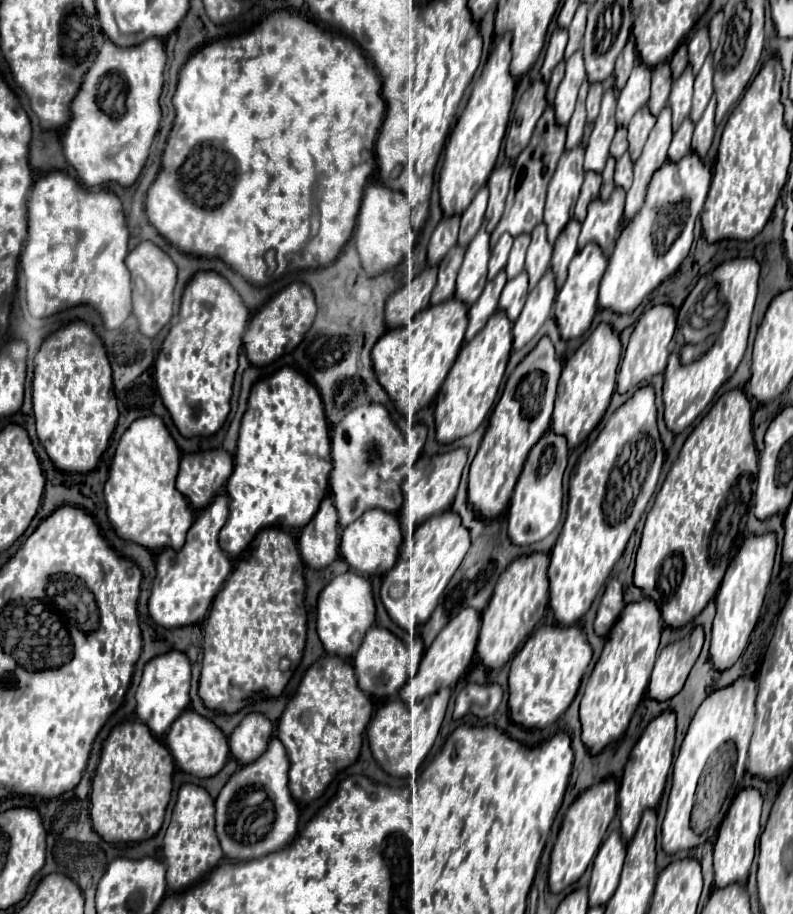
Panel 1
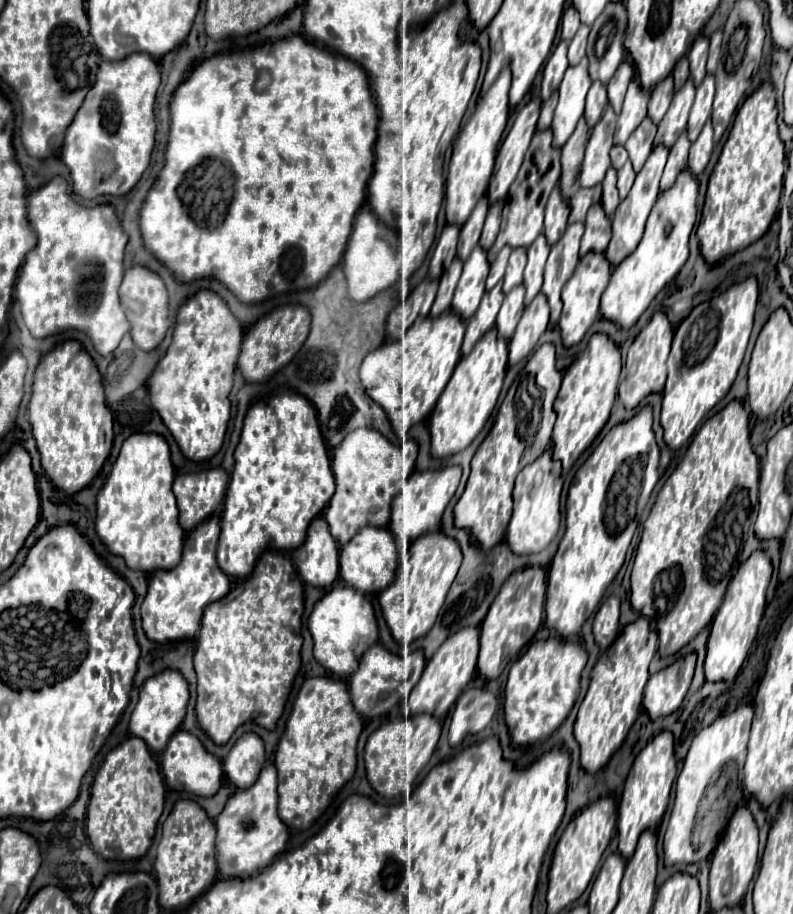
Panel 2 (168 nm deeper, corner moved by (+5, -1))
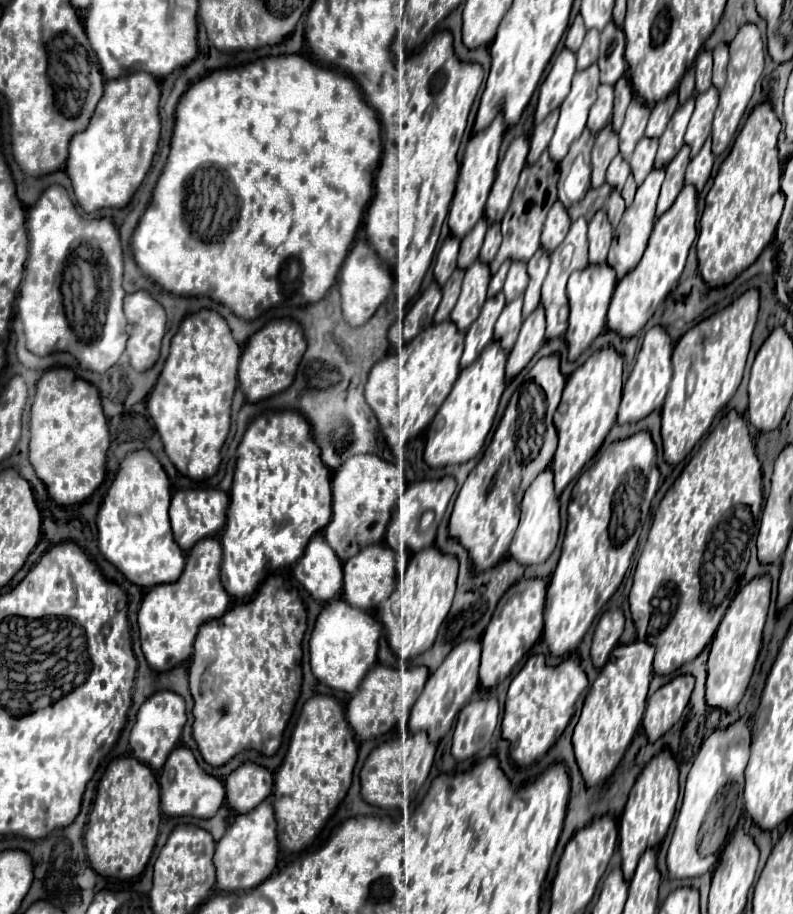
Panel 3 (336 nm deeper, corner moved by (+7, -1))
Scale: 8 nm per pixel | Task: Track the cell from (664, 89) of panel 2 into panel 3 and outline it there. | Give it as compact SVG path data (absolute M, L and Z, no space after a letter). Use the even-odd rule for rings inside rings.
M671 92L663 102L653 104L651 116L649 116L649 122L647 122L647 130L645 130L645 134L647 134L649 138L651 138L651 136L659 138L659 134L663 134L669 118L671 118L671 114L675 112L675 106L679 106L675 92Z

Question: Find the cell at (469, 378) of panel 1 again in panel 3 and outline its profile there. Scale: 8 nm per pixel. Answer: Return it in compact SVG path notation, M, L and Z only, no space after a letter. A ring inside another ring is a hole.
M493 340L485 346L483 354L471 366L461 370L459 378L455 380L449 396L441 404L427 432L425 462L431 468L467 462L481 450L493 426L499 398L505 390L505 362L507 362L507 352L501 348L499 340Z

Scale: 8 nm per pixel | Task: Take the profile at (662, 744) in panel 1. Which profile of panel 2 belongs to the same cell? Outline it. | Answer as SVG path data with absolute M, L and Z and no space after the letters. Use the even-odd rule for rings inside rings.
M661 732L657 734L635 758L633 768L625 780L623 796L619 802L619 852L625 860L629 860L635 852L637 840L641 832L645 830L657 830L657 826L663 820L663 814L669 804L669 794L671 786L677 778L677 762L673 754L673 734L671 732Z

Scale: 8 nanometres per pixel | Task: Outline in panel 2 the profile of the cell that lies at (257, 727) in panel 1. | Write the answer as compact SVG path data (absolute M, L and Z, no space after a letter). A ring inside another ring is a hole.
M249 732L241 736L237 744L231 748L229 756L223 762L223 768L225 768L229 782L235 788L245 790L245 786L253 786L265 762L267 762L267 756L265 756L263 740L257 734Z

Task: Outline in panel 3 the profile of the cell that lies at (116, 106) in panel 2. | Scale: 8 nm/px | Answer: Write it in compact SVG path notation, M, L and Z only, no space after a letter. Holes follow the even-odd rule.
M133 72L123 78L107 80L103 98L99 100L89 124L85 130L77 132L69 144L69 158L65 162L65 172L71 178L75 198L85 212L93 212L99 208L123 208L131 200L133 192L143 182L153 154L157 152L159 142L159 80L147 72Z

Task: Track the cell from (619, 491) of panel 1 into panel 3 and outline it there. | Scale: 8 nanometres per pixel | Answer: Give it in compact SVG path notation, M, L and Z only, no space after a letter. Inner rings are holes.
M641 430L629 438L617 440L599 456L599 460L581 474L573 500L569 502L569 518L567 518L567 530L565 540L561 546L561 558L551 574L551 582L547 588L547 602L545 602L545 630L543 638L555 656L569 656L577 650L579 642L583 640L585 632L593 624L597 612L601 606L613 596L613 592L619 588L629 564L633 550L637 546L639 534L641 534L641 522L649 518L649 508L653 494L657 492L659 482L659 470L655 466L655 444L651 440L651 434L647 430Z

